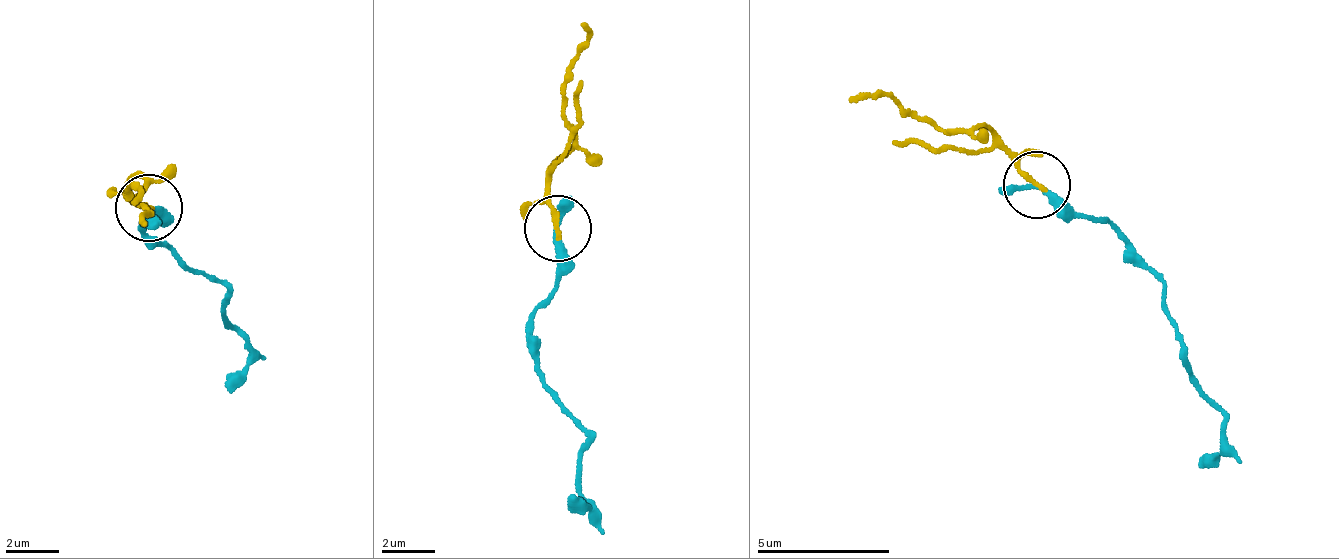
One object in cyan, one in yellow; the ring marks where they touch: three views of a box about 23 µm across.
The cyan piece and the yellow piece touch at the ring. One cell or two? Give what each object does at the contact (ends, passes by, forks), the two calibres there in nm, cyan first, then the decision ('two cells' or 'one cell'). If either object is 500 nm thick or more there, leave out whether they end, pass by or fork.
cyan passes by; yellow ends; calibres 200 and 190 nm; one cell

